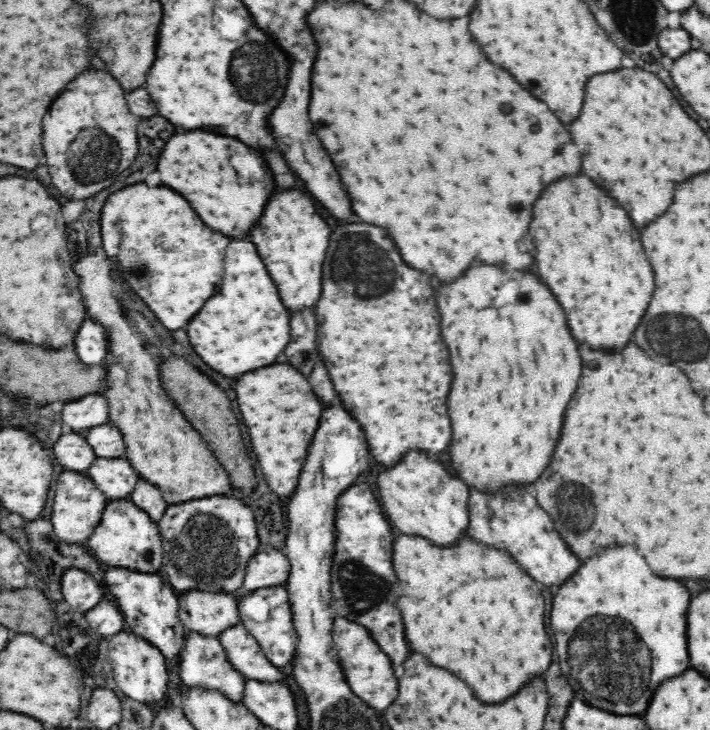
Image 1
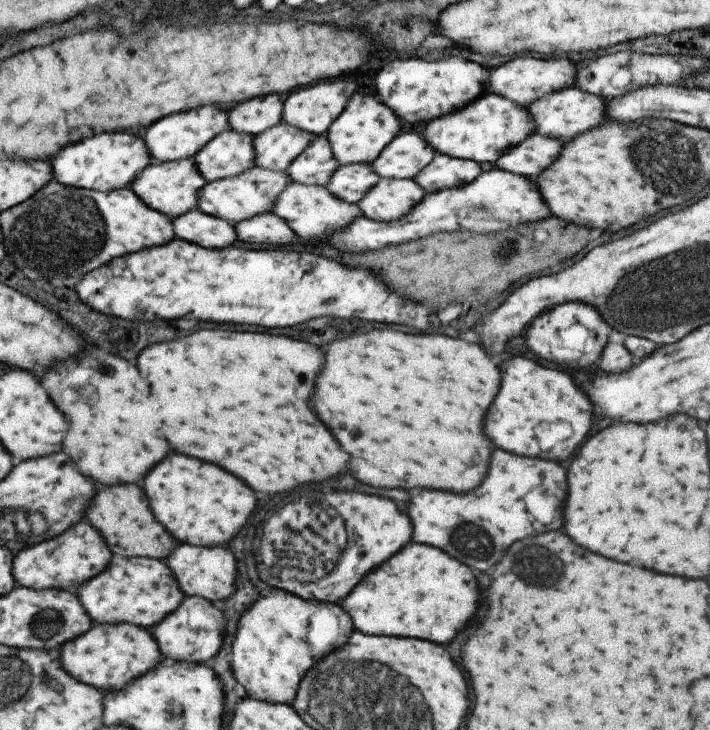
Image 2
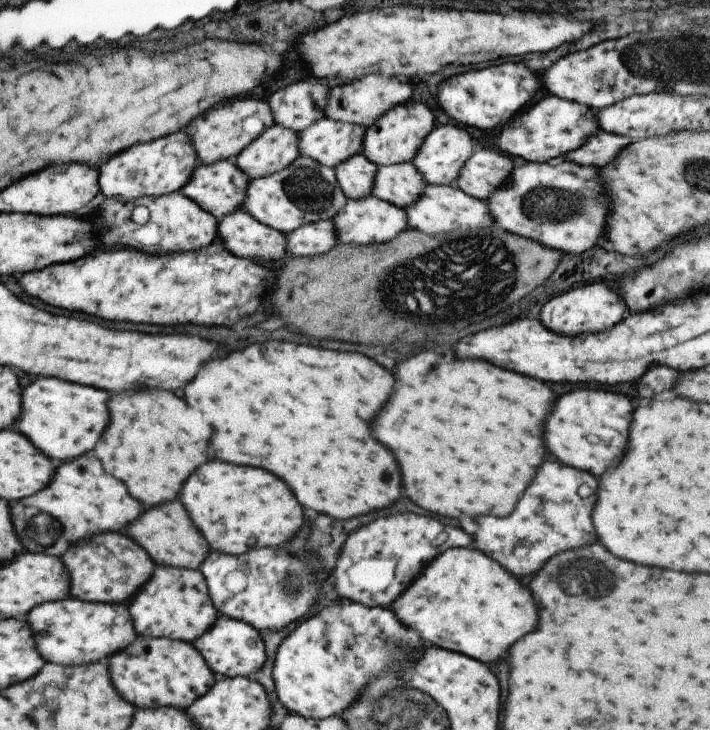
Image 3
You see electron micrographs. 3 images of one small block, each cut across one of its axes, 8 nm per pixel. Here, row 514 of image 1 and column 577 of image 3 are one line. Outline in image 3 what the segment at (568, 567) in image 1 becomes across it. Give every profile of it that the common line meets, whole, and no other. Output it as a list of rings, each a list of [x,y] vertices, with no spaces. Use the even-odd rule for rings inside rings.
[[[543,462],[535,478],[515,504],[513,512],[507,518],[479,516],[479,532],[475,532],[475,548],[491,556],[499,566],[503,566],[513,576],[535,574],[549,558],[571,548],[581,548],[595,542],[592,514],[595,496],[597,496],[597,478],[589,471],[575,470],[575,467],[563,466],[559,462]],[[586,484],[593,494],[581,498],[577,488]]]

